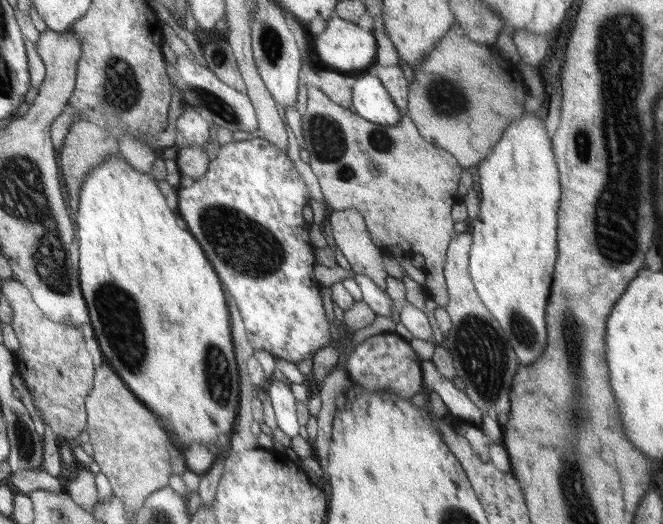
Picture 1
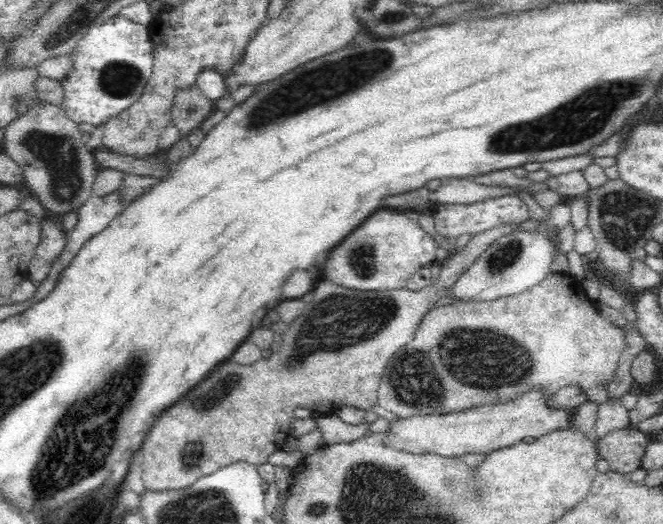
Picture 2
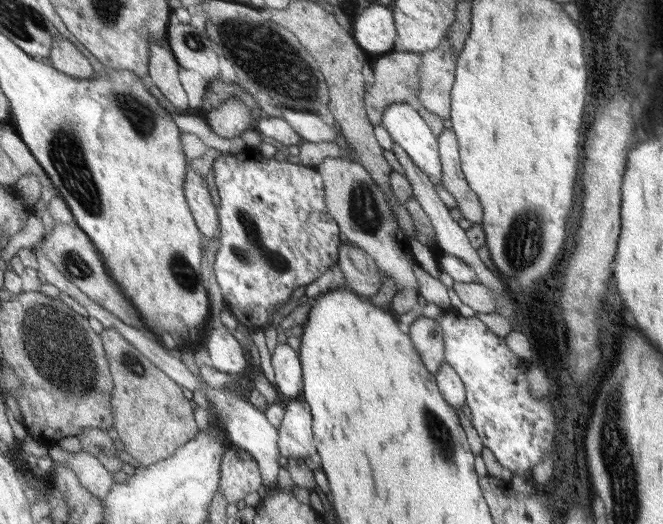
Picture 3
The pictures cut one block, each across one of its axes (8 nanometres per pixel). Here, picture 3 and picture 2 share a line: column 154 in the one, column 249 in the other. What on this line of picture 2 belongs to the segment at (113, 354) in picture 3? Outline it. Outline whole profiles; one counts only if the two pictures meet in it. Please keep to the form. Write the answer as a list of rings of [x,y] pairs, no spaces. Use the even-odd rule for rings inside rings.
[[[504,225],[503,227],[496,227],[489,231],[477,234],[473,236],[465,248],[459,252],[459,254],[452,254],[446,260],[443,261],[442,272],[439,274],[438,280],[435,280],[434,286],[426,286],[418,292],[410,291],[407,288],[400,290],[379,290],[379,291],[357,291],[350,290],[348,287],[338,286],[332,284],[328,280],[320,280],[320,284],[316,286],[312,296],[314,300],[305,305],[305,310],[299,317],[291,322],[287,327],[286,332],[282,337],[282,346],[278,348],[276,354],[272,354],[270,360],[259,360],[254,362],[253,365],[238,365],[230,360],[226,360],[220,363],[210,374],[206,377],[198,386],[190,389],[186,394],[186,398],[183,398],[178,403],[174,403],[172,406],[166,408],[166,410],[157,418],[154,426],[148,431],[148,436],[143,439],[142,448],[140,448],[140,454],[142,454],[142,478],[144,488],[148,490],[154,490],[155,492],[163,492],[166,490],[180,490],[194,484],[202,475],[209,475],[210,473],[217,471],[220,467],[228,466],[230,463],[246,461],[250,464],[254,464],[257,467],[261,464],[268,462],[268,457],[274,452],[281,450],[286,442],[286,438],[289,436],[288,428],[292,424],[292,416],[294,416],[294,410],[298,407],[302,407],[306,410],[310,410],[314,415],[319,413],[326,413],[326,406],[330,408],[330,412],[335,413],[342,407],[352,407],[359,411],[372,411],[375,405],[378,405],[378,390],[379,380],[382,376],[383,370],[386,365],[391,361],[392,356],[396,355],[401,348],[411,341],[414,336],[414,332],[418,328],[421,320],[425,315],[433,308],[433,304],[444,295],[444,290],[453,286],[454,282],[458,280],[461,274],[464,274],[470,266],[483,254],[495,241],[502,235],[507,235],[510,231],[514,231],[516,228],[510,227],[510,225]]]

